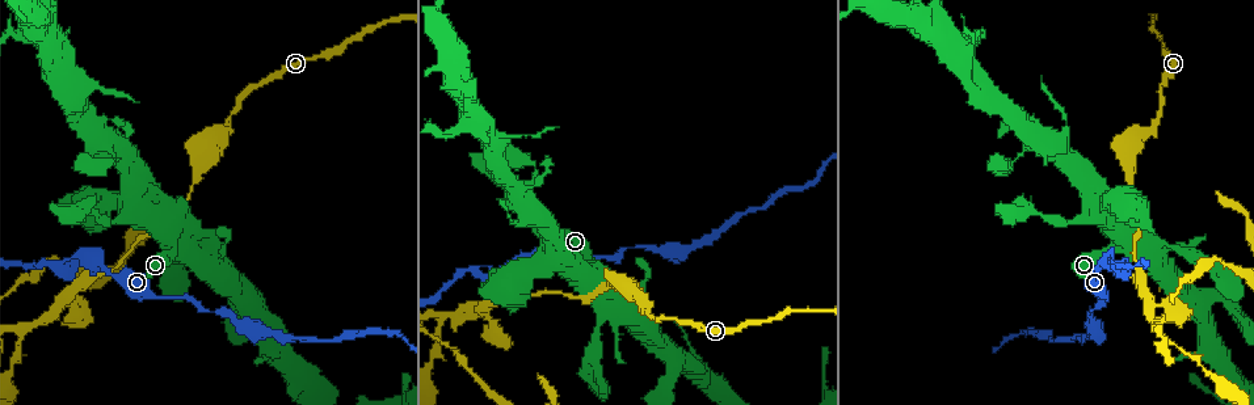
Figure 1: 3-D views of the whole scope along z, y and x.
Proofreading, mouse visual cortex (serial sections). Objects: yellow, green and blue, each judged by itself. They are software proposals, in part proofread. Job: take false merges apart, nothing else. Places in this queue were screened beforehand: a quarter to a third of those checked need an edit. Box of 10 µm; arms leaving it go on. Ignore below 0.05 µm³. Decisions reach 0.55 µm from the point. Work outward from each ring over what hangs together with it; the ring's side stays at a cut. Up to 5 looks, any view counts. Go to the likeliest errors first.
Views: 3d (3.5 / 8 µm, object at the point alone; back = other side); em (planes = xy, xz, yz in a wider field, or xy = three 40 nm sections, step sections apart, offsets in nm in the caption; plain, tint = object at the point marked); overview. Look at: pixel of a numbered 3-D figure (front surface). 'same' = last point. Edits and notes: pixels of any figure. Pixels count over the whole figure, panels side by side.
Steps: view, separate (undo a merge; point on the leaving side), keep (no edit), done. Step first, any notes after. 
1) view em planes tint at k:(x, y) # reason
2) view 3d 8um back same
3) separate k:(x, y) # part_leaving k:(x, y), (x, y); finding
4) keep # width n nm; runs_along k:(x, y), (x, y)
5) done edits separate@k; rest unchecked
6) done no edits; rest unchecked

view 3d 3.5um at 1:(444, 318) # a fork

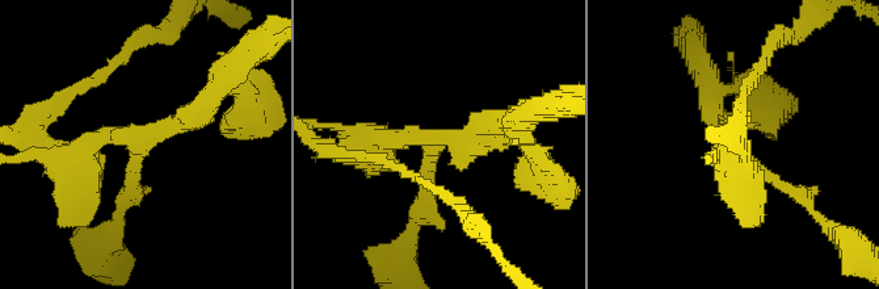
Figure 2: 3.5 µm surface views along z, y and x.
view em xy step 1 tint at 2:(443, 141) # arms 3; arm_widths 150, 200, 250 nm

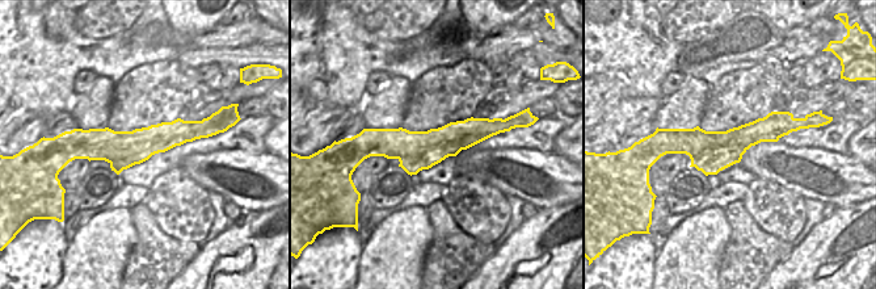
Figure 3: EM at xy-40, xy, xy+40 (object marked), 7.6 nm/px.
separate 2:(83, 146) # border 3:(513, 128), (475, 133), (399, 159); two cells meet here

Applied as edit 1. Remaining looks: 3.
view 3d 3.5um at 1:(75, 255) # thick turns thin

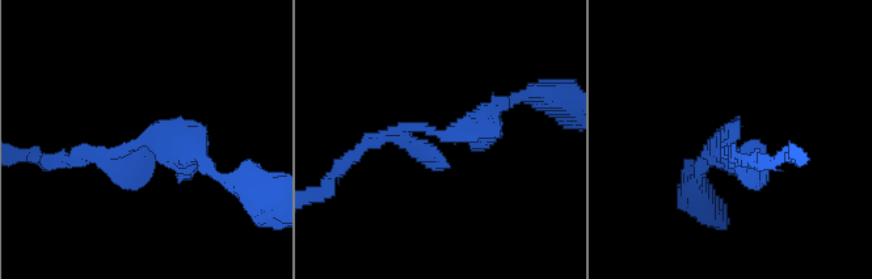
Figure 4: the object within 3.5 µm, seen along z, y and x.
view em xy step 2 tint at 4:(439, 131)

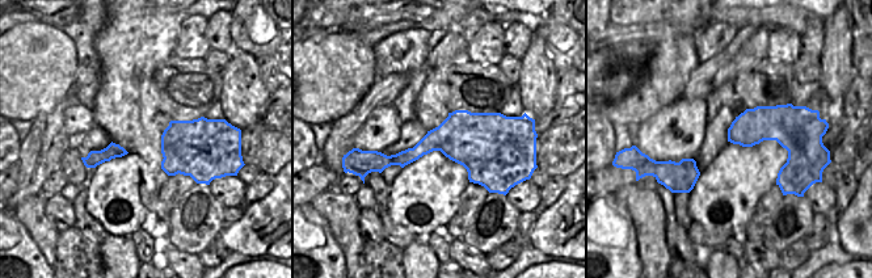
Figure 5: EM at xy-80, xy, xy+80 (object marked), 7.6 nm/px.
keep # all the same cell

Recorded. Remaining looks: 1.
done edits separate@2; rest unchecked

